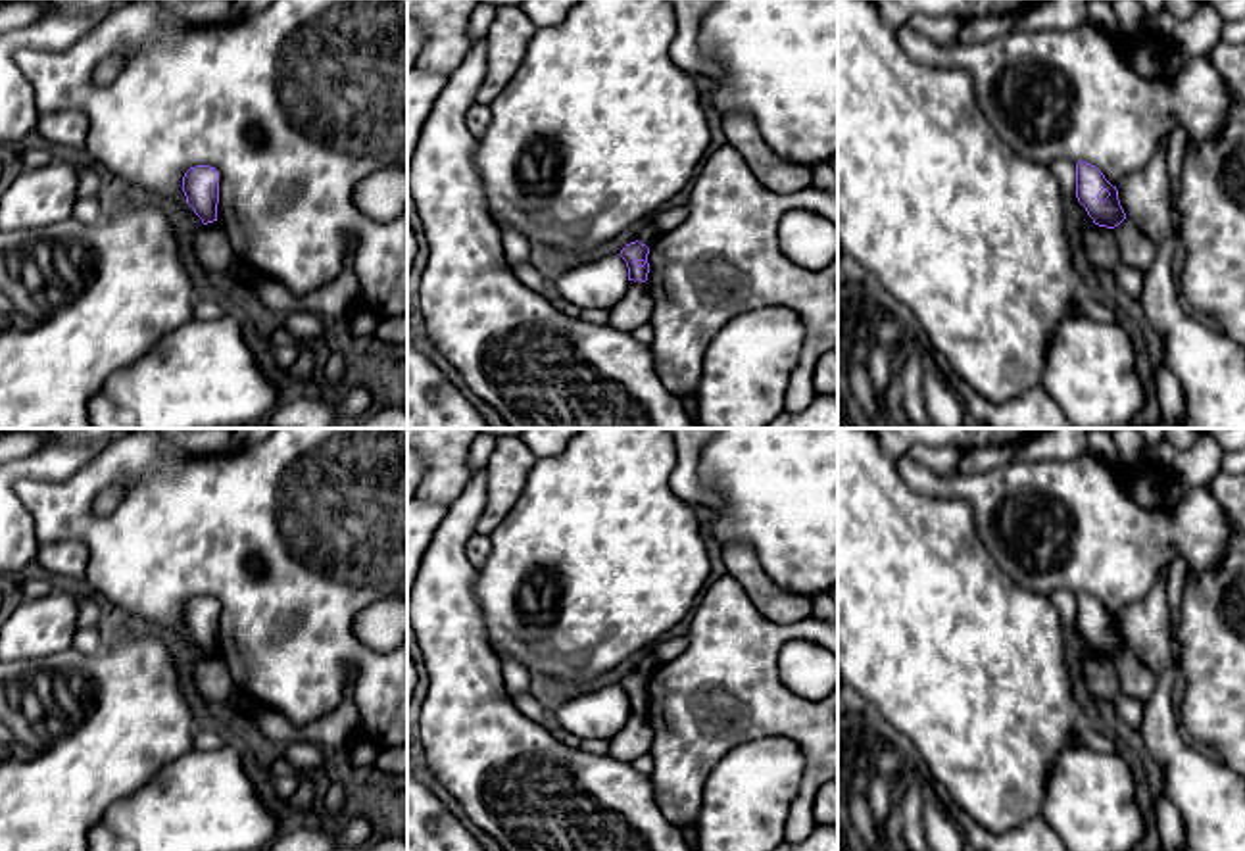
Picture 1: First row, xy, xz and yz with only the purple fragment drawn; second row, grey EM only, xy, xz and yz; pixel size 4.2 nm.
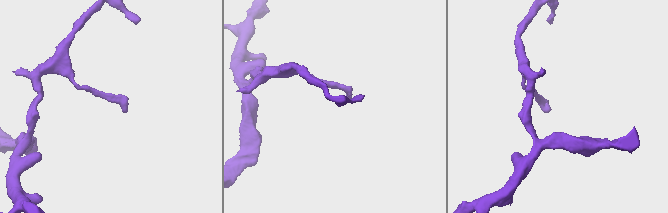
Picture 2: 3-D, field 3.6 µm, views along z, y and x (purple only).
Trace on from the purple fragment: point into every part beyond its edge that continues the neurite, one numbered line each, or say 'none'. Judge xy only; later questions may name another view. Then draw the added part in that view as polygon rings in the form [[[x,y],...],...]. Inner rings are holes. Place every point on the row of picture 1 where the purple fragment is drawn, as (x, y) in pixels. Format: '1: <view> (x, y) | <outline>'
none

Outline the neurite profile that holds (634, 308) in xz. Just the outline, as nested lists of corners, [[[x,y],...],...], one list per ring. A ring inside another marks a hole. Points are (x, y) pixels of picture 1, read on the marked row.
[[[628,280],[621,300],[609,307],[609,325],[621,332],[634,332],[638,327],[651,323],[653,302],[647,284]]]

